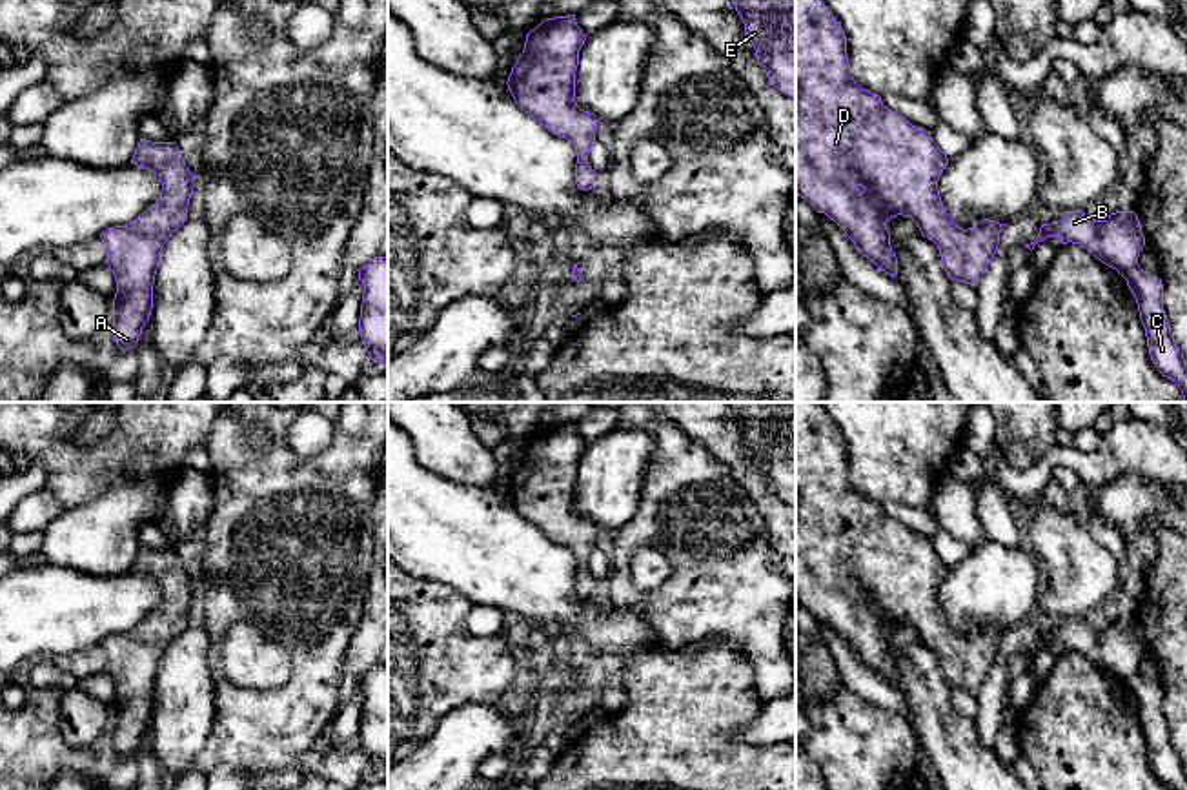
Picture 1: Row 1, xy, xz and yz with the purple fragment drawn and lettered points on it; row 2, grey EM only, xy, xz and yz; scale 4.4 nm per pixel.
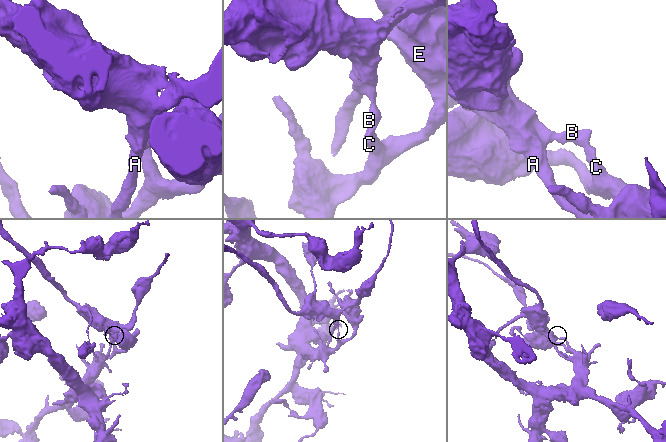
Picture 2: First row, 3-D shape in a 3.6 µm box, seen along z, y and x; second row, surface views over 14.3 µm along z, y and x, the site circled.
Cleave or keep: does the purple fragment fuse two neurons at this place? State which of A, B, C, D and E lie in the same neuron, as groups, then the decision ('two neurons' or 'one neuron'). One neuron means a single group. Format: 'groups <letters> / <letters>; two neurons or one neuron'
groups A D / B C E; two neurons

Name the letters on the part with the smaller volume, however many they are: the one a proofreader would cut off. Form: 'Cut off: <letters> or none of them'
Cut off: A, D

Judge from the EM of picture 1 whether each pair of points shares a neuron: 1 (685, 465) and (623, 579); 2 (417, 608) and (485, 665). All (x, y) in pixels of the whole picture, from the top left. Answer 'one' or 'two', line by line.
1: one
2: one

